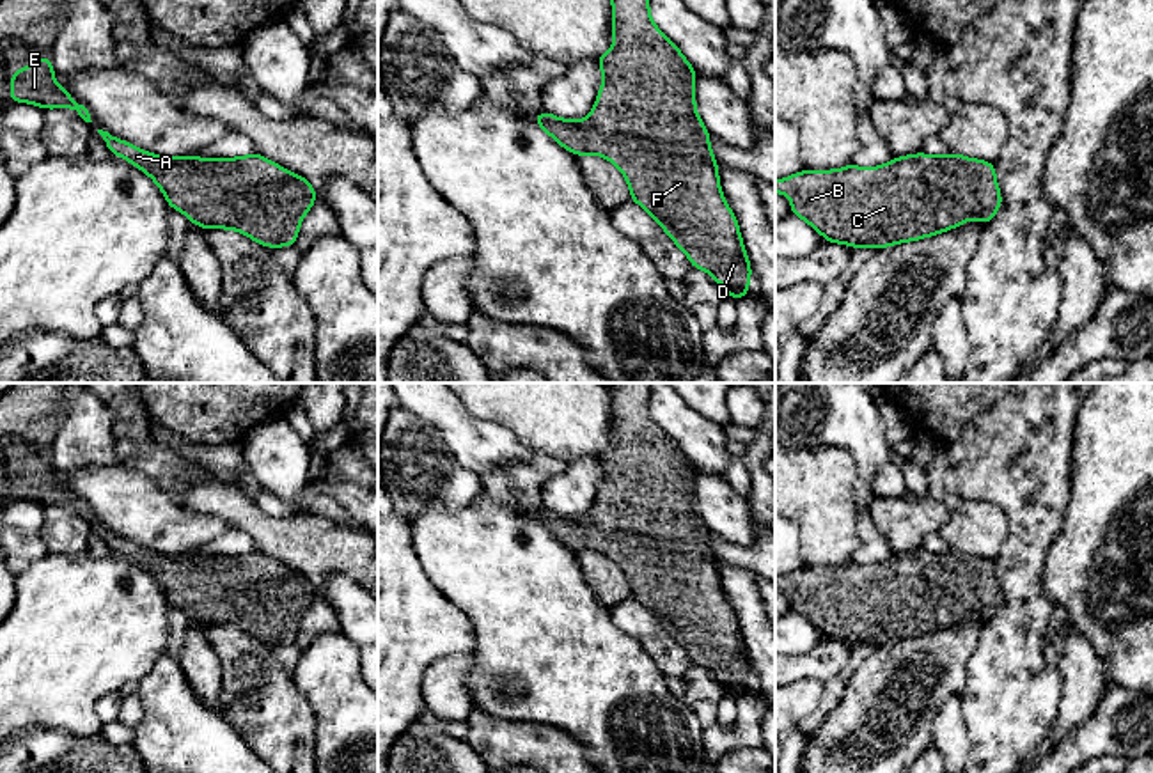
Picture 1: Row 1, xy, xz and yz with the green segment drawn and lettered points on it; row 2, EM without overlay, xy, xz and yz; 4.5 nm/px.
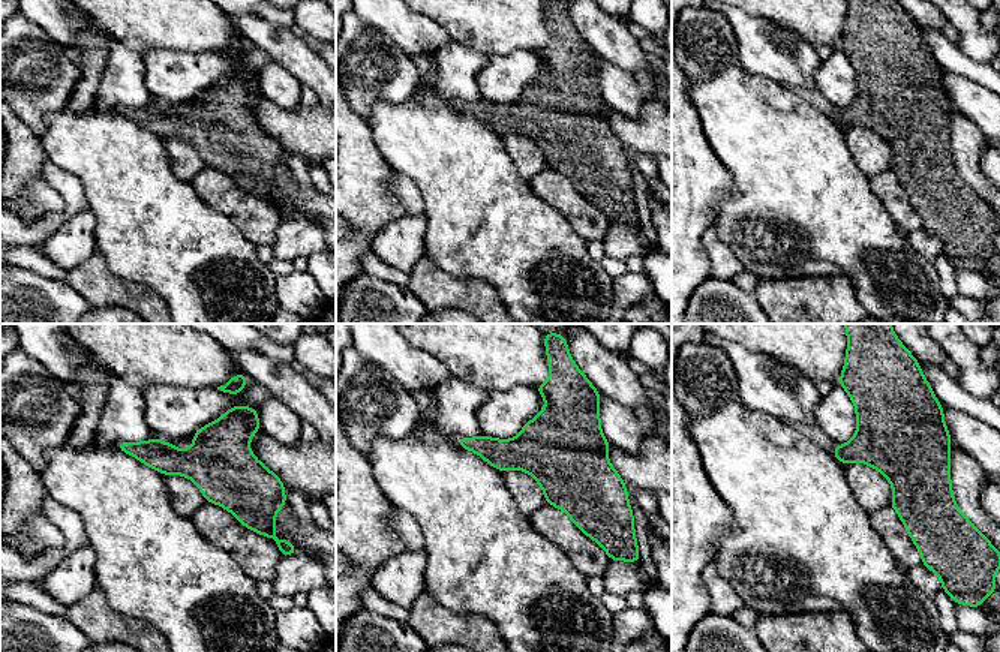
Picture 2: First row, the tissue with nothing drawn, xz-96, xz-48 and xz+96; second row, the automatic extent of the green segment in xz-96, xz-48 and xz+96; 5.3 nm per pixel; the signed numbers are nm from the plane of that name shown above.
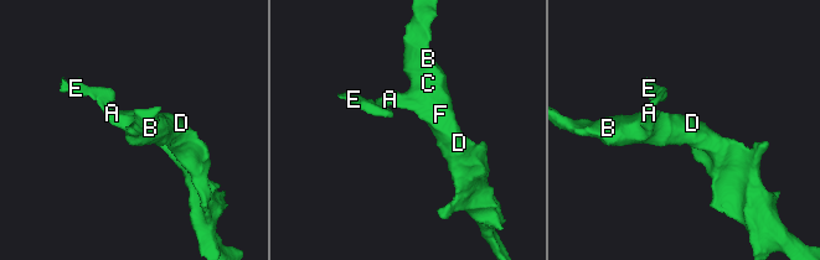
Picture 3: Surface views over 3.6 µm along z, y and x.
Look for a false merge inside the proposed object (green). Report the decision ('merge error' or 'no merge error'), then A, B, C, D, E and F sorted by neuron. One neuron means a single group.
no merge error; groups A B C D E F

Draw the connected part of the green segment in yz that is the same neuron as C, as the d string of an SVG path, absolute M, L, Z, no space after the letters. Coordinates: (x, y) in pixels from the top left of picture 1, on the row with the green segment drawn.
M924 152L901 158L894 156L887 165L871 168L850 163L839 170L802 170L775 181L775 193L789 195L791 215L805 220L825 238L825 241L876 250L951 230L969 218L976 218L979 223L986 225L1002 206L1000 190L995 179L995 165L956 152L949 152L942 158Z

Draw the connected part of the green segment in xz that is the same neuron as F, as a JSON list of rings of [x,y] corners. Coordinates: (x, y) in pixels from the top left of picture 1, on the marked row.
[[[612,0],[612,32],[612,50],[596,57],[603,83],[592,112],[582,121],[566,121],[541,112],[532,121],[576,158],[600,154],[614,163],[628,181],[631,200],[662,225],[667,236],[686,254],[694,269],[708,271],[729,293],[729,300],[749,296],[752,269],[738,220],[720,190],[718,165],[710,149],[711,137],[697,115],[694,98],[695,69],[651,20],[649,0]]]

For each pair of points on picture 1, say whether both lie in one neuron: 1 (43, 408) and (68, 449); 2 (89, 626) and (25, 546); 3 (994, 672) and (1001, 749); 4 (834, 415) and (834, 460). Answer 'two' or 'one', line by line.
1: two
2: two
3: one
4: two

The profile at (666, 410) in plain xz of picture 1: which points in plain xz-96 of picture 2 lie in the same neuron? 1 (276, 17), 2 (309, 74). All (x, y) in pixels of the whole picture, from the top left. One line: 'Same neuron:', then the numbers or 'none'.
Same neuron: 2

